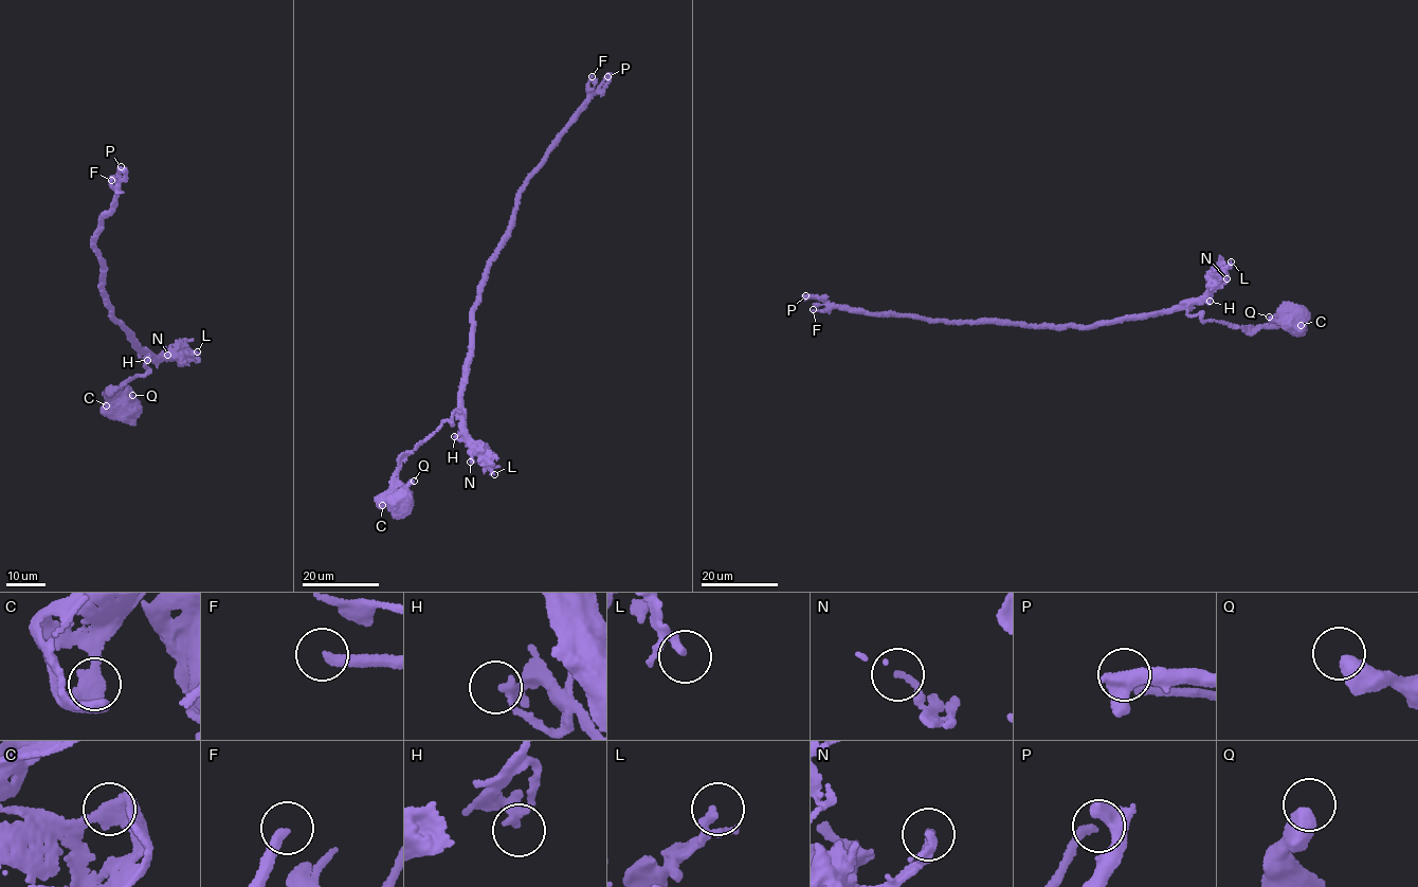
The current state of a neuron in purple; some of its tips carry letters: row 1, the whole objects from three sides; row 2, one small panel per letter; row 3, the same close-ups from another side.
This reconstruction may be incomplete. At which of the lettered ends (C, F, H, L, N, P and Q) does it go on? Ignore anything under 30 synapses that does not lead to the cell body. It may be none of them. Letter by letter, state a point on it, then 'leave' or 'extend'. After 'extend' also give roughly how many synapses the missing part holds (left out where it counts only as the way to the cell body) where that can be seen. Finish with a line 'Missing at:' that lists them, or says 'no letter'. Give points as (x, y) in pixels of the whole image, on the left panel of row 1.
C: (106, 405) | leave
F: (111, 180) | leave
H: (147, 360) | leave
L: (197, 351) | leave
N: (167, 355) | leave
P: (121, 166) | leave
Q: (132, 395) | leave
Missing at: no letter

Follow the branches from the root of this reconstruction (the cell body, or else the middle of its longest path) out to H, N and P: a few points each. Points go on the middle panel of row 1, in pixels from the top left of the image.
H: (401, 498), (396, 477), (401, 462), (444, 420), (452, 424), (455, 411), (464, 417), (466, 441), (454, 436)
N: (401, 498), (396, 477), (401, 462), (444, 420), (452, 424), (455, 411), (464, 417), (470, 462)
P: (401, 498), (404, 456), (452, 424), (453, 412), (464, 415), (472, 307), (516, 194), (607, 76)

